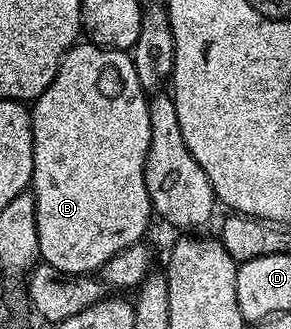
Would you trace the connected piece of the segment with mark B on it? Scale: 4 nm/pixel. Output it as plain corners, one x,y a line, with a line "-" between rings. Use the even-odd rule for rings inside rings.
76,43
61,59
53,83
49,83
47,90
30,106
31,130
33,131
33,175
30,188
35,195
39,257
46,264
57,267
57,271
76,275
94,274
102,269
109,259
113,259
113,255
125,251
125,247
140,244
144,240
143,232
146,231
147,224
153,221
149,191
145,187
145,159
149,155
148,100
148,94
144,93
141,87
141,79
137,79
137,71
131,62
130,52
122,49
104,49
101,45
90,43

